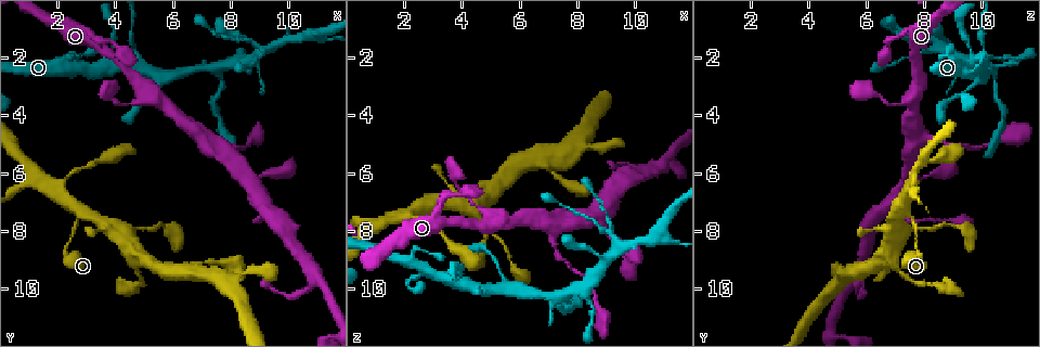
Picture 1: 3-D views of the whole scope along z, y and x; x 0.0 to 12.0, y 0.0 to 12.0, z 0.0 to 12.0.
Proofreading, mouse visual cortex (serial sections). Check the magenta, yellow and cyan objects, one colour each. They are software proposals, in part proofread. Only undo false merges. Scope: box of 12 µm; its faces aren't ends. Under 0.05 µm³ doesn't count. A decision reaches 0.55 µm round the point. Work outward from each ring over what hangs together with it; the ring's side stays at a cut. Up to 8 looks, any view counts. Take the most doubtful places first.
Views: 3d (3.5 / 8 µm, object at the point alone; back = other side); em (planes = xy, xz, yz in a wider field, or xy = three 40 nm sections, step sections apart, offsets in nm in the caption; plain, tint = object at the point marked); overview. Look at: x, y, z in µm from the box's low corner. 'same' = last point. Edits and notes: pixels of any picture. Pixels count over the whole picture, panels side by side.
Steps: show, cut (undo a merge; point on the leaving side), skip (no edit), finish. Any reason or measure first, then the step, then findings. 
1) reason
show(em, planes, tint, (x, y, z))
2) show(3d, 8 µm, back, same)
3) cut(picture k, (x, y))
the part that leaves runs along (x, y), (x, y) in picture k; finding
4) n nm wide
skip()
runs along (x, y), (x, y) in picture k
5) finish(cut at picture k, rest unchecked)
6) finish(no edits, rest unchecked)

thick turns thin
show(3d, 3.5 µm, back, (2.5, 6.0, 7.6))

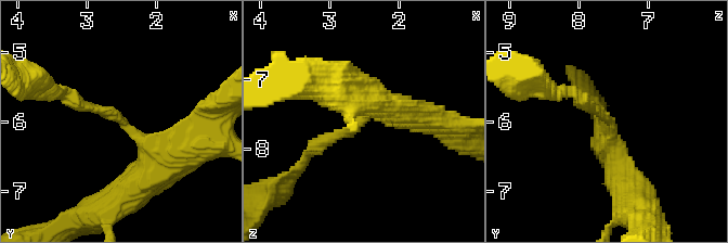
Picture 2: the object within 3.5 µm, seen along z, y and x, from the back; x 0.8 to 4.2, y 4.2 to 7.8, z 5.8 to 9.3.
arms of 150, 400 nm
show(em, xy, step 1, tint, (2.45, 6.10, 7.55))

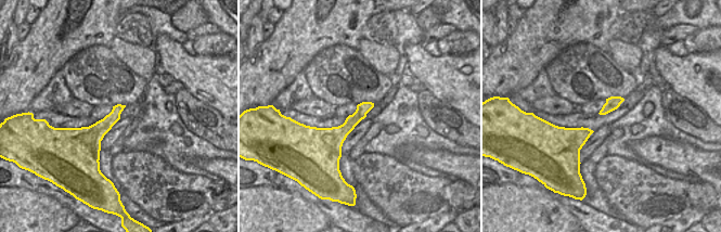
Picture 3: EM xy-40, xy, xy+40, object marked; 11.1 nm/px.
150 nm wide
skip()
runs along (622, 182), (610, 123), (577, 96) in picture 2; one cell here

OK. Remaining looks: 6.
small branch off a trunk
show(3d, 3.5 µm, (4.6, 2.3, 10.1))

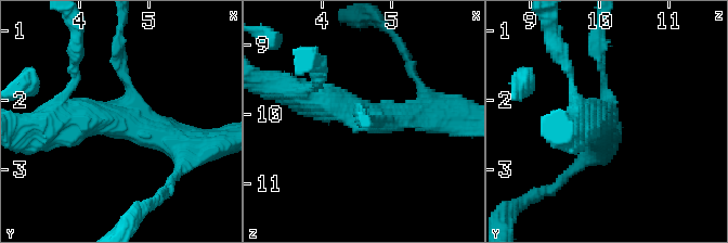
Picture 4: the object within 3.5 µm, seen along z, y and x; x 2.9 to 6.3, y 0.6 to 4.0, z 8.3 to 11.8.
3 arms; arms of 100, 350, 450 nm; need the tissue
show(em, planes, tint, same)

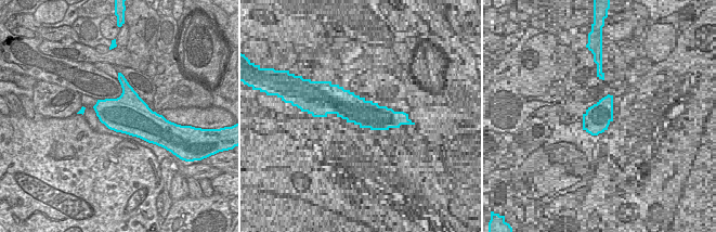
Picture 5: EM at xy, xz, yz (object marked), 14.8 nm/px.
skip()
runs along (53, 123), (124, 119), (190, 146) in picture 4; continuous, no second cell

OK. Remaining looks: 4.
thin arm on a thick one
show(3d, 3.5 µm, (7.4, 2.4, 10.2))

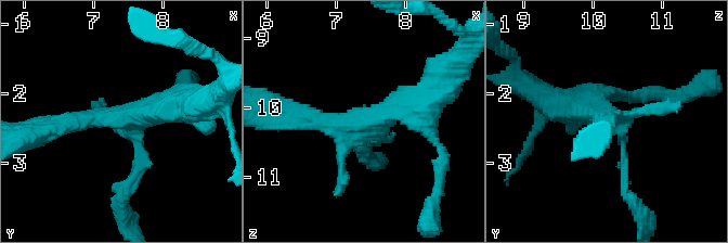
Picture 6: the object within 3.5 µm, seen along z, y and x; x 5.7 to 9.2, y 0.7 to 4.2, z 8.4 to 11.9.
shape alone is not enough
show(em, xy, step 5, tint, (7.50, 2.35, 10.20))

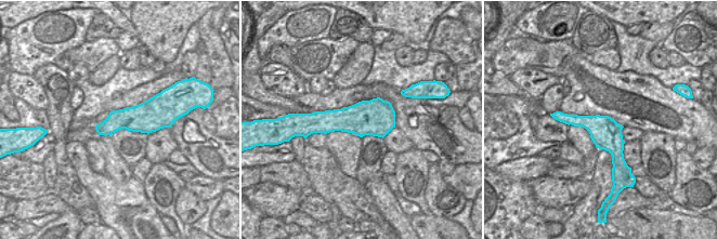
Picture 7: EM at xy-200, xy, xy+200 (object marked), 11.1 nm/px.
skip()
runs along (298, 119), (368, 123), (431, 87) in picture 6; all the same cell

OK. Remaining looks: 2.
finish(no edits, rest unchecked)

